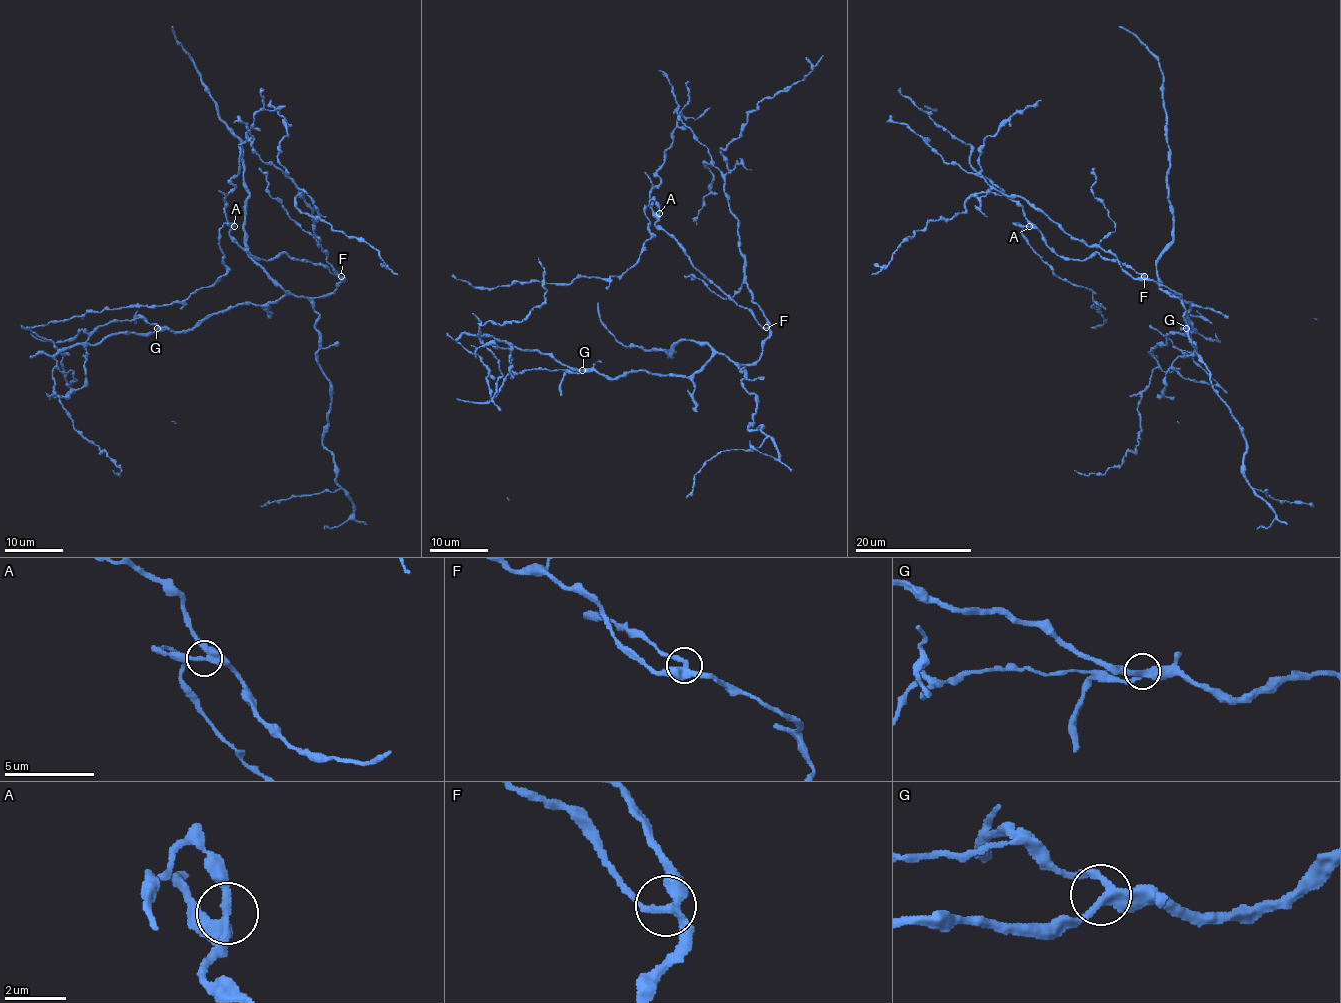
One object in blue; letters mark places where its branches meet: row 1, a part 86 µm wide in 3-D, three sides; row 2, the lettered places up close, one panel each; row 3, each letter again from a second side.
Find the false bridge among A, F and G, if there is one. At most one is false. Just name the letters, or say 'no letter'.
no letter

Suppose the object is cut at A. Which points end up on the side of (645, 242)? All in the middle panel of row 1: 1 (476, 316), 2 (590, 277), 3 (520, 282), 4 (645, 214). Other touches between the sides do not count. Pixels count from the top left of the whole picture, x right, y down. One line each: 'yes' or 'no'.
1: no
2: yes
3: yes
4: yes

